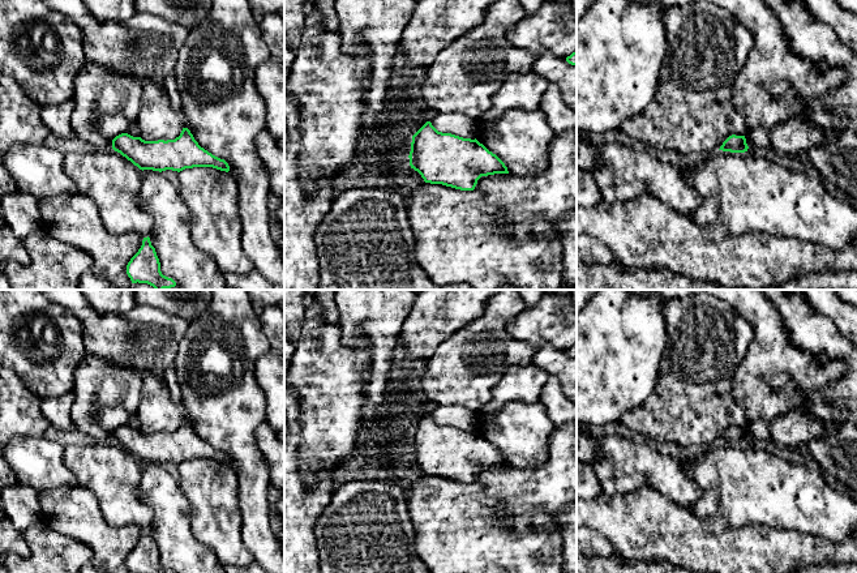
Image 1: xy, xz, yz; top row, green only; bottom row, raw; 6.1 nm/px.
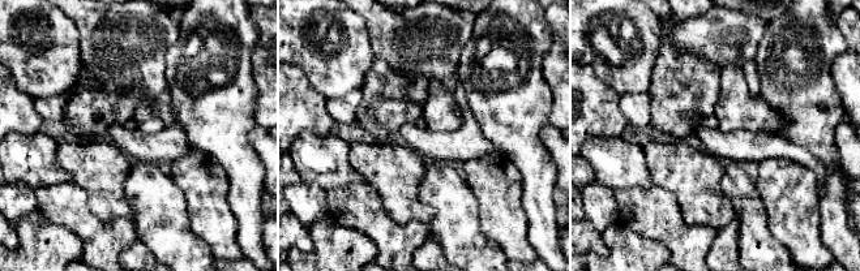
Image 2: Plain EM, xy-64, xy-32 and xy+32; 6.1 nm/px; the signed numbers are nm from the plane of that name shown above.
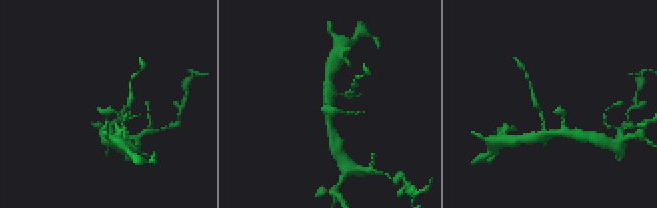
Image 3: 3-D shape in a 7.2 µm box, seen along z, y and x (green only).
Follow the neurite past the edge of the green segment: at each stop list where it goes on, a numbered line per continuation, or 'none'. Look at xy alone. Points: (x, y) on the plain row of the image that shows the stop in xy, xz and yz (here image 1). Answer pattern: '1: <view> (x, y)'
none

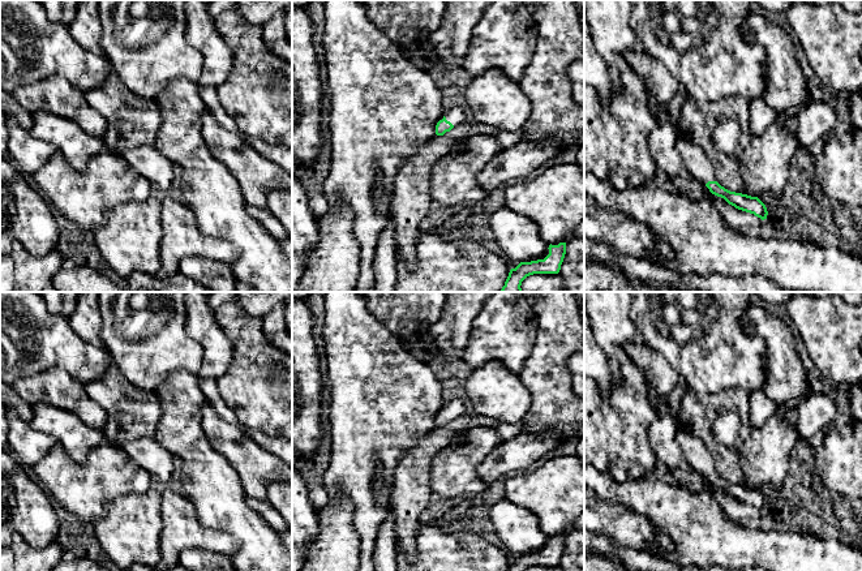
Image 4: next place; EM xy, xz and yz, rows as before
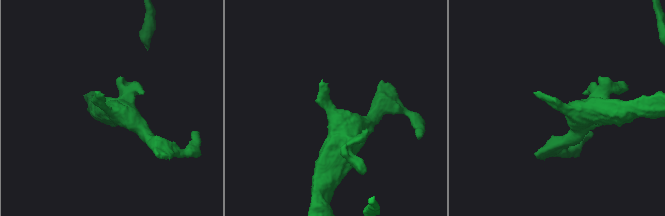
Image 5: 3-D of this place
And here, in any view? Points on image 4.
1: xz (455, 404)

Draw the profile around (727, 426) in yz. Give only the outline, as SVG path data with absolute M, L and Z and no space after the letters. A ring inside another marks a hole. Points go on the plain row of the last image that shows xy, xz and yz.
M721 411L713 424L713 434L721 445L736 445L742 441L741 420L734 411Z

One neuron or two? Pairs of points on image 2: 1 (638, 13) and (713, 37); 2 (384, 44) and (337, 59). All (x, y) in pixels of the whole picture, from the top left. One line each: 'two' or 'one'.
1: two
2: two

